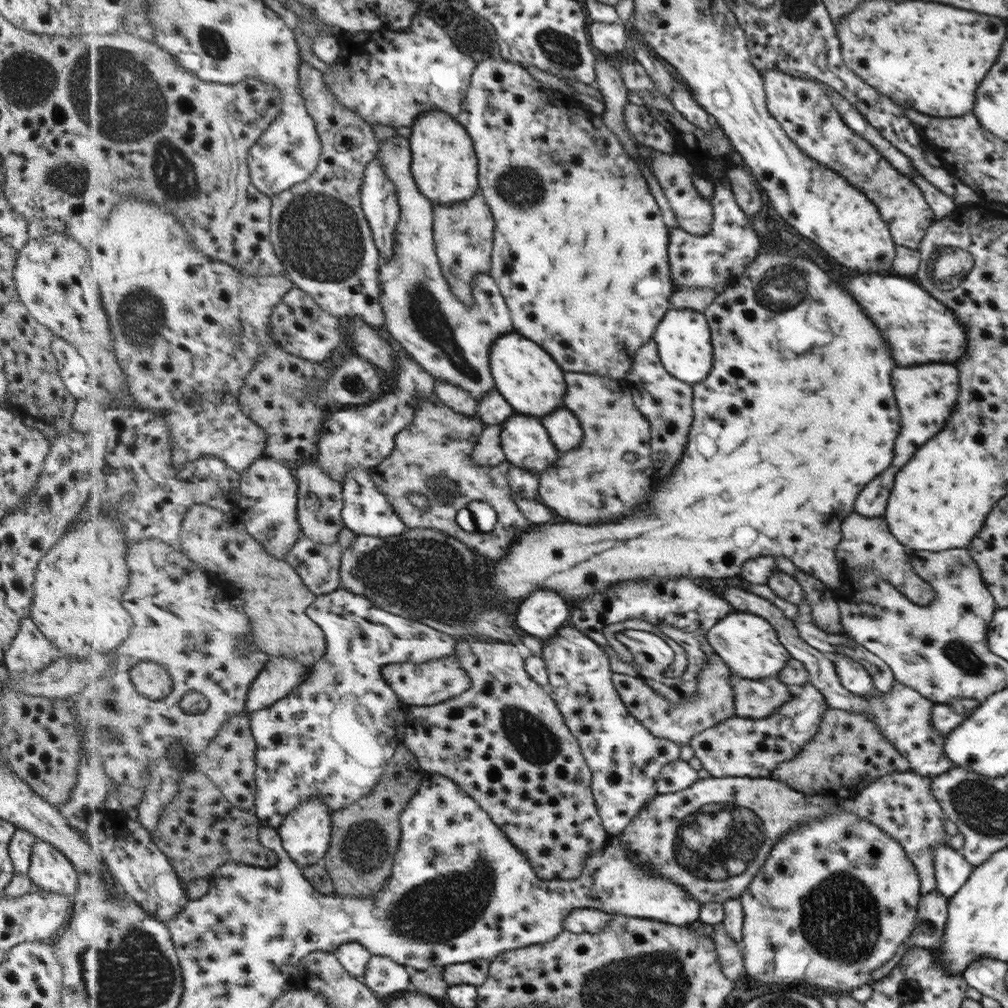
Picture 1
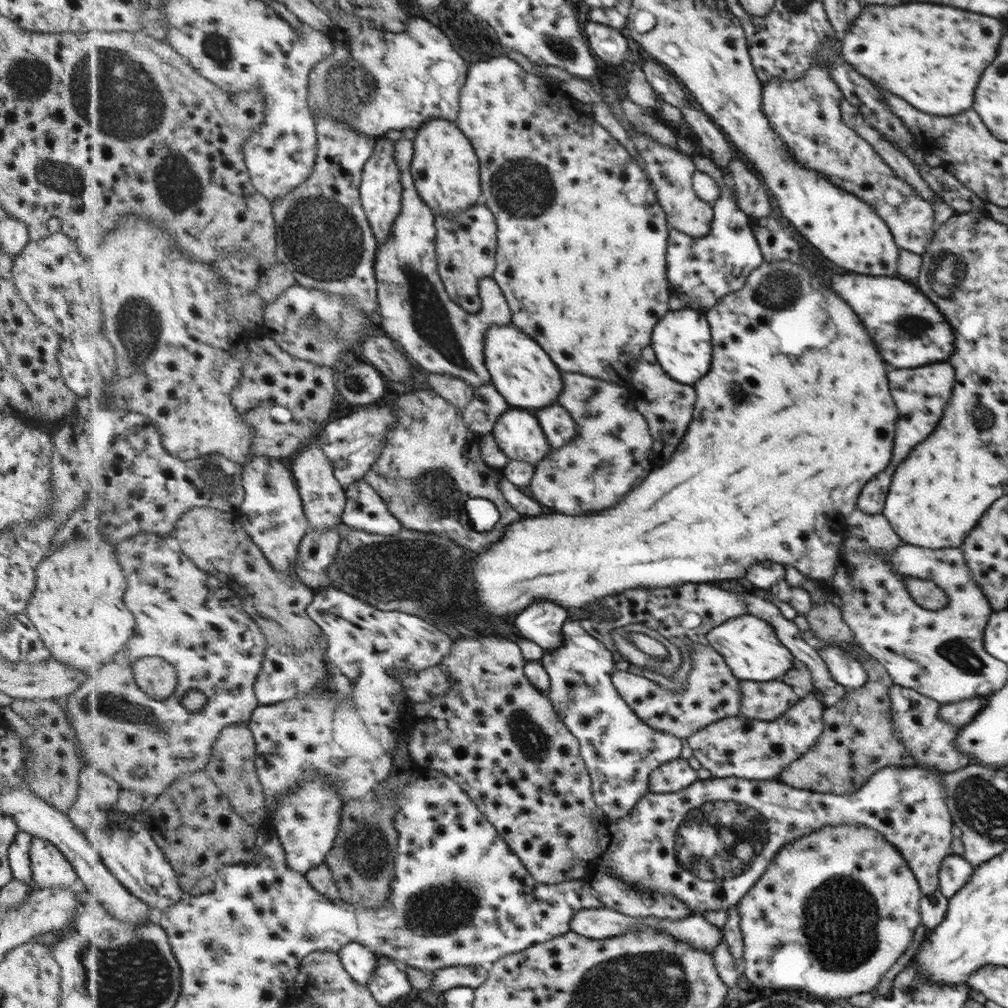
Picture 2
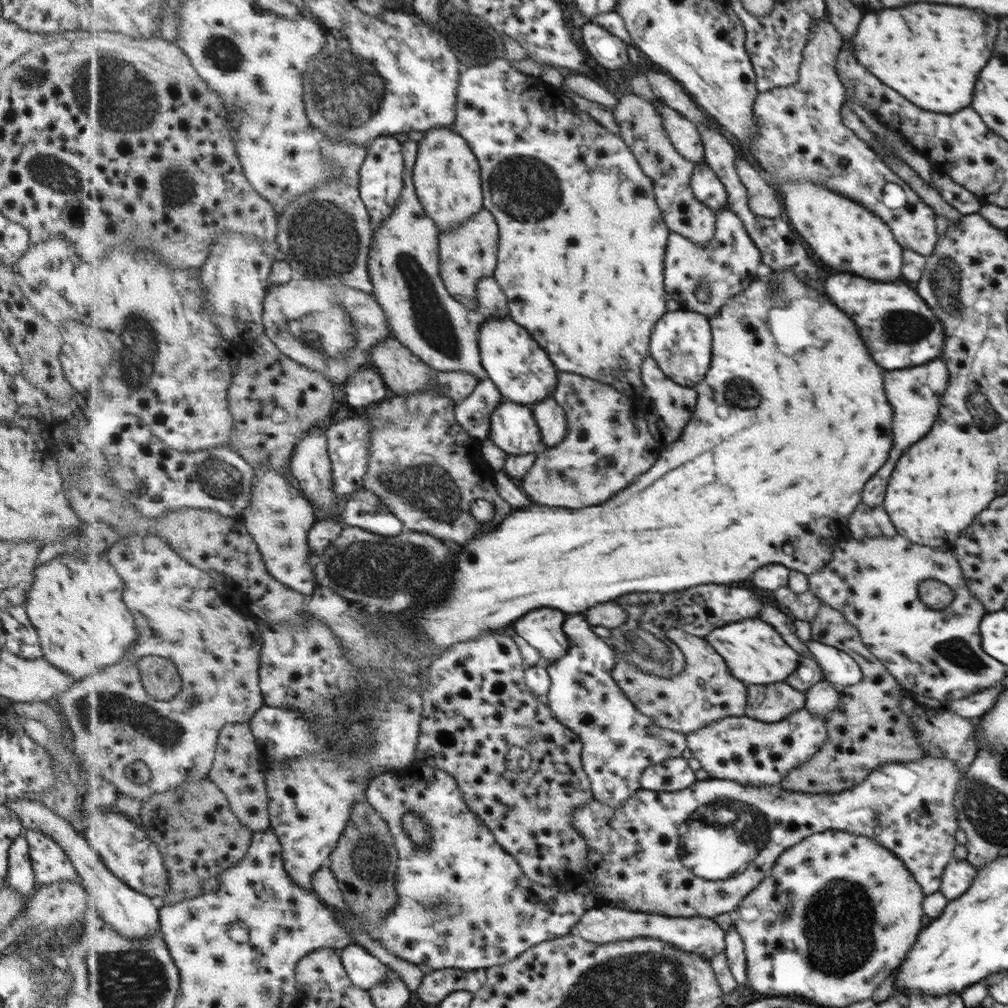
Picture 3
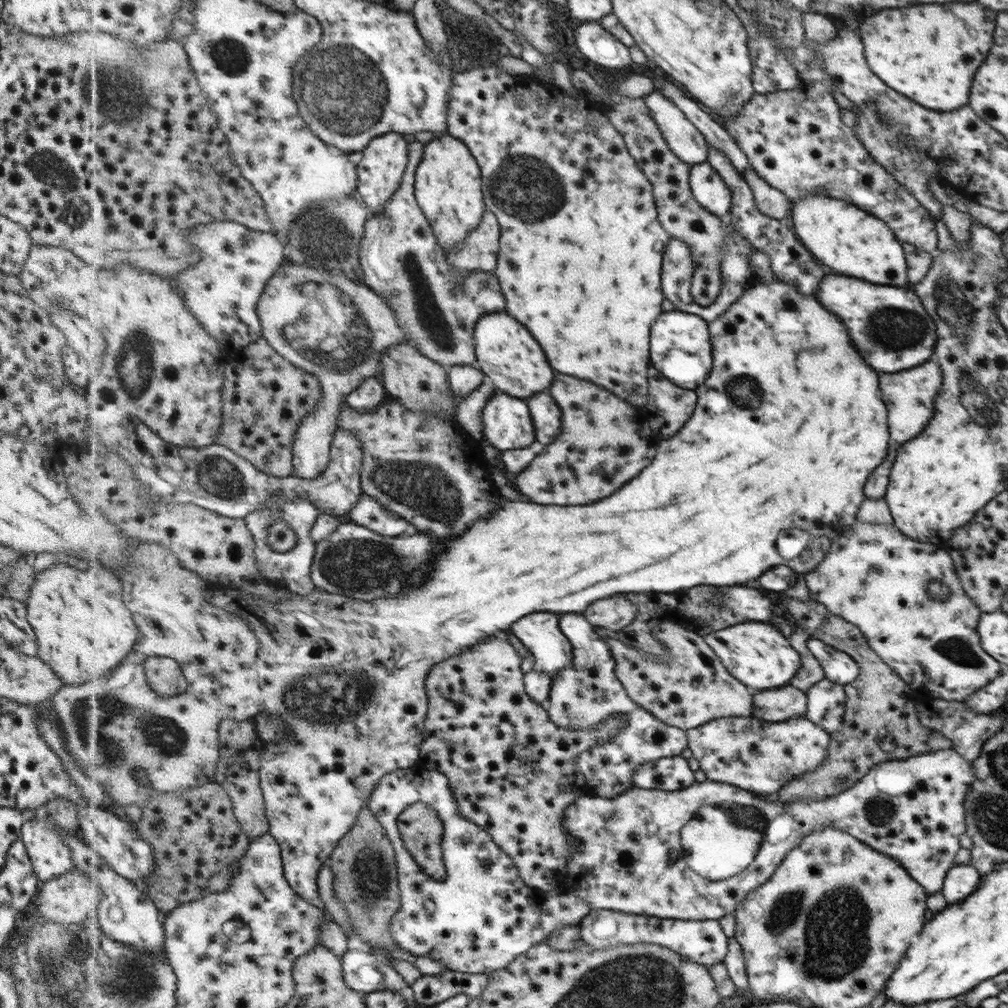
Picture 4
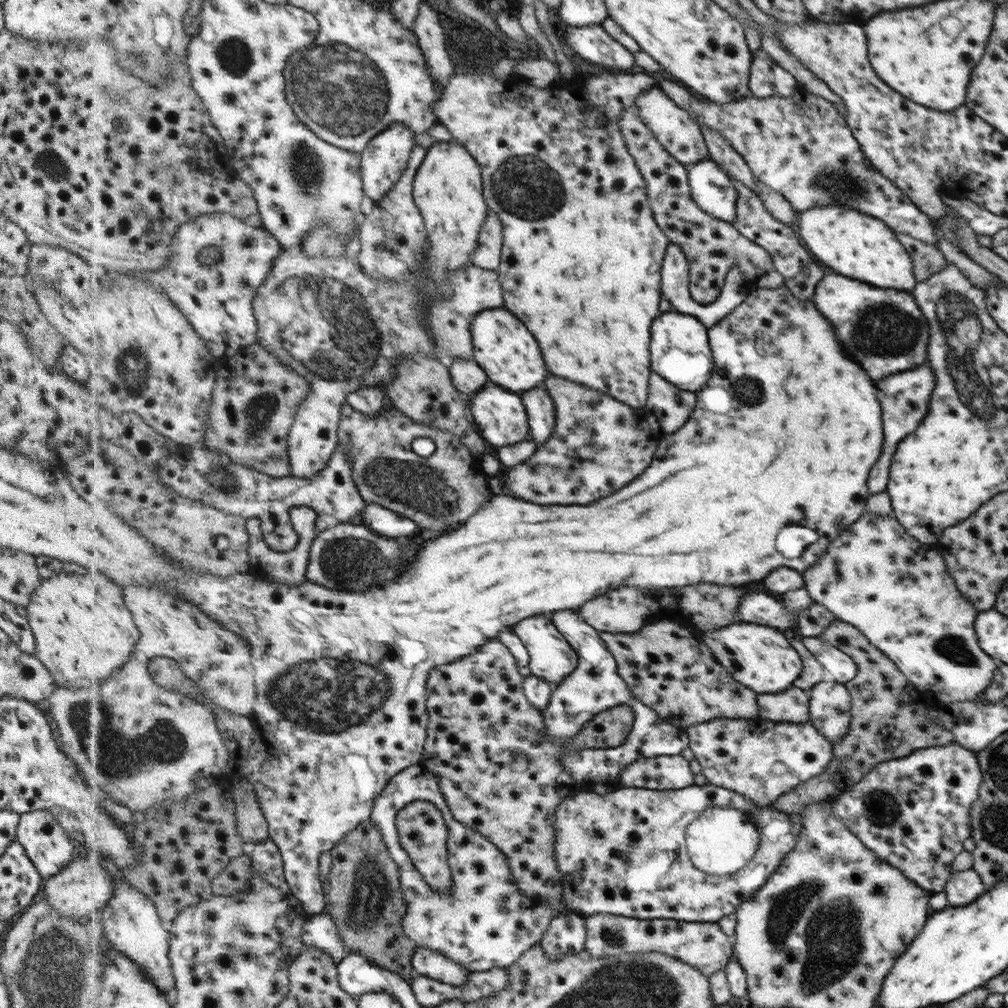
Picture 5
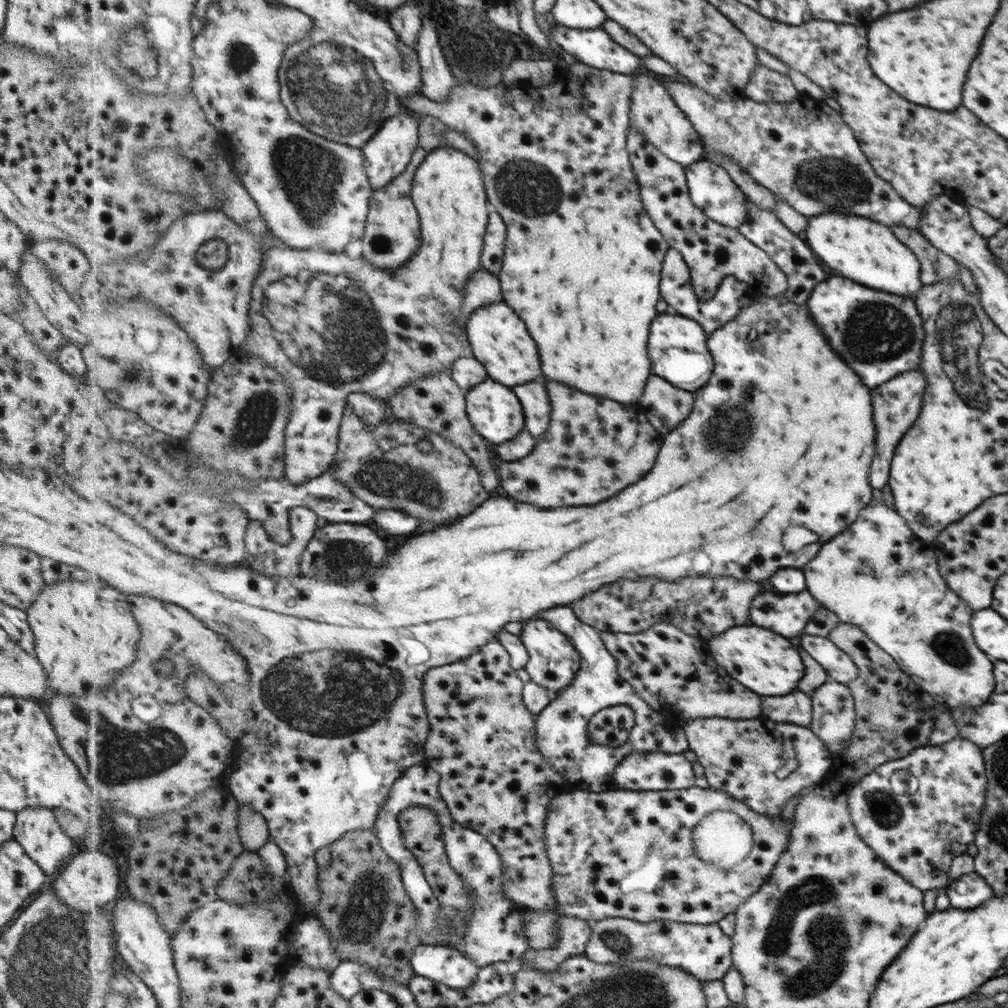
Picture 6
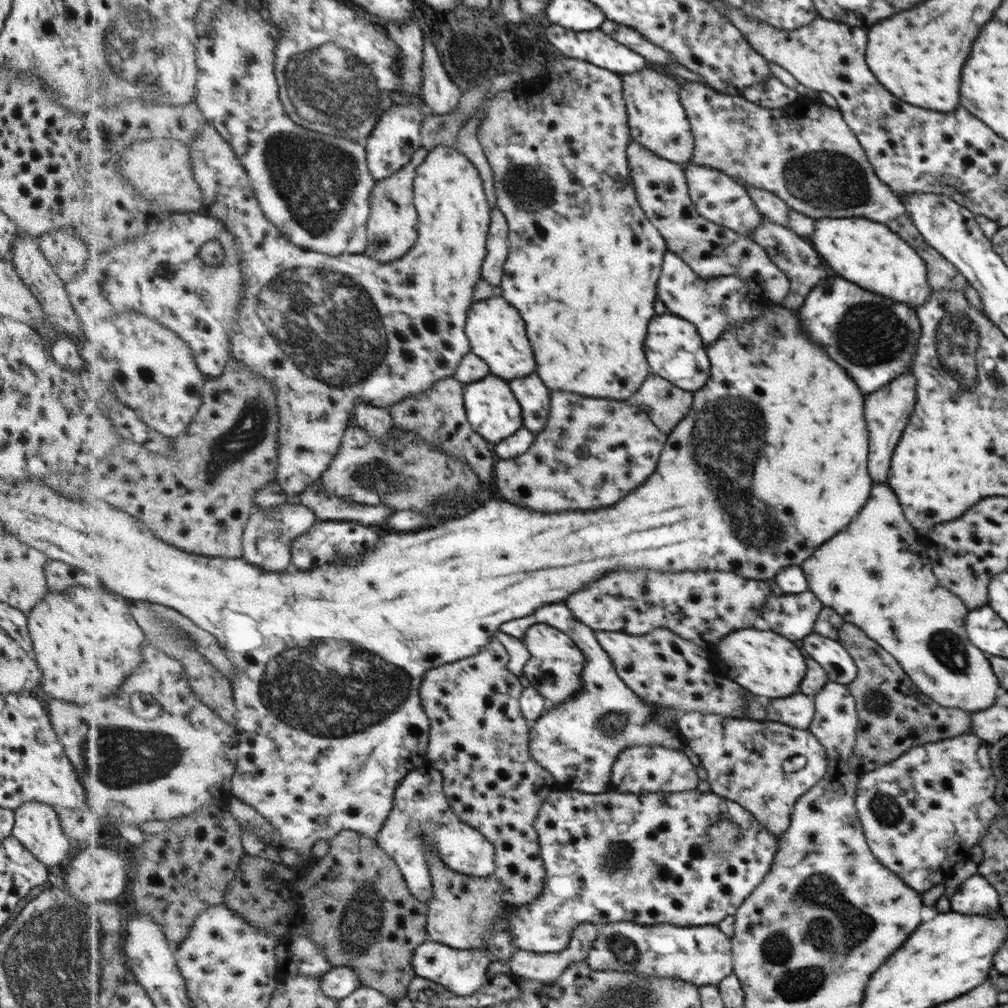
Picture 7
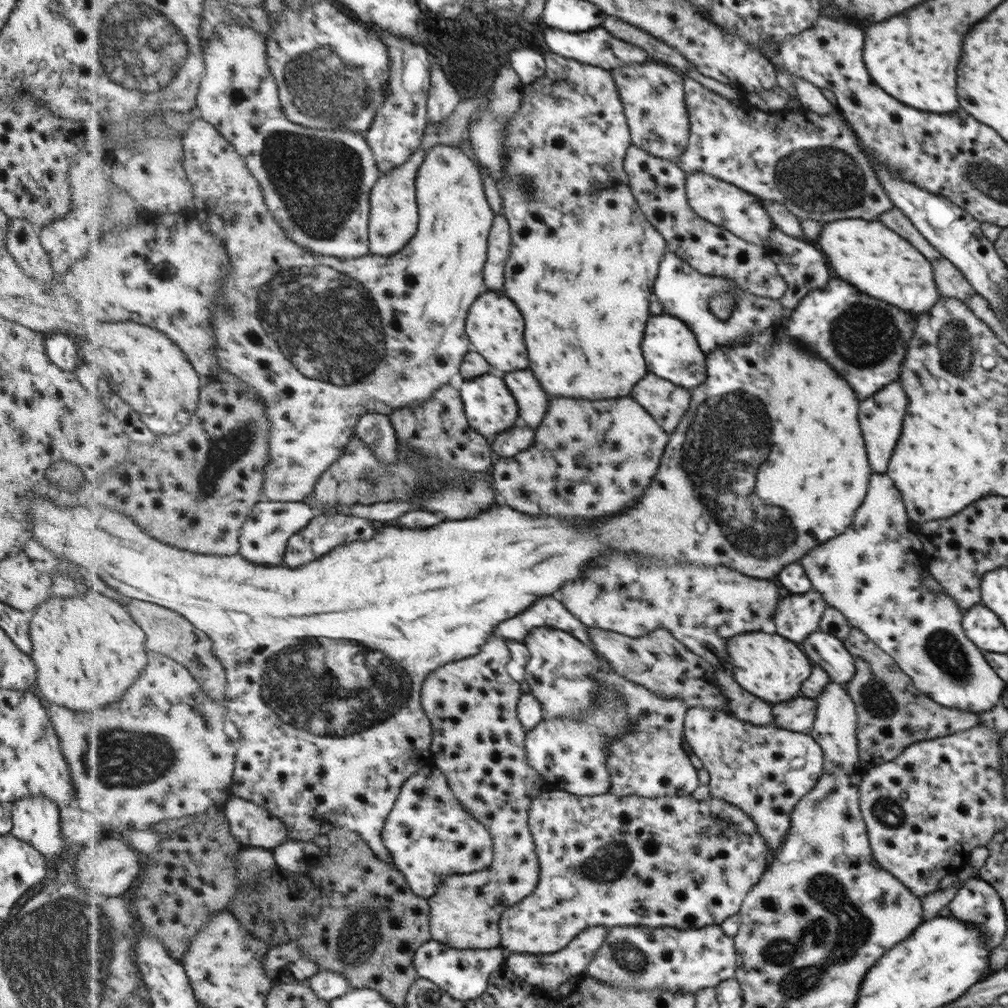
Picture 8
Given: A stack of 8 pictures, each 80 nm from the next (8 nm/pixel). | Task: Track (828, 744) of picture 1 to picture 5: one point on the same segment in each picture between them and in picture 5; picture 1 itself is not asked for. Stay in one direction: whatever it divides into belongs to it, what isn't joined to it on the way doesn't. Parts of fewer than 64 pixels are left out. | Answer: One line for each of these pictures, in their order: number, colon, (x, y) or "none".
2: (857, 740)
3: (866, 729)
4: (879, 723)
5: (887, 721)

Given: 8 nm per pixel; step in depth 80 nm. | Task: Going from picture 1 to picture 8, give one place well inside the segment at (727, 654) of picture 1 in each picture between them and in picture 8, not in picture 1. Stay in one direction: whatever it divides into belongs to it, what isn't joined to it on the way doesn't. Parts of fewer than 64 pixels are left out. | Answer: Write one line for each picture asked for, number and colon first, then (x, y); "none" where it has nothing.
2: (751, 648)
3: (756, 654)
4: (758, 655)
5: (758, 656)
6: (765, 662)
7: (765, 663)
8: (769, 666)

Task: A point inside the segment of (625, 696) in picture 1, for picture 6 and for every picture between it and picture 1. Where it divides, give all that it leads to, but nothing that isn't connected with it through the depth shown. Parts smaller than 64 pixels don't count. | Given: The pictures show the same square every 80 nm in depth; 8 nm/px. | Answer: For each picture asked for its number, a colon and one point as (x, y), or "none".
2: (713, 693)
3: (706, 691)
4: (696, 687)
5: (670, 669)
6: (673, 672)

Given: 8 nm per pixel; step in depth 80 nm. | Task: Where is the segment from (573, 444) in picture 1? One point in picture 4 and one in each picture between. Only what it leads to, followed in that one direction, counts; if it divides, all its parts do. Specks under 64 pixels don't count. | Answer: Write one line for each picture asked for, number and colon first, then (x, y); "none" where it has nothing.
2: (560, 427)
3: (552, 418)
4: (545, 409)

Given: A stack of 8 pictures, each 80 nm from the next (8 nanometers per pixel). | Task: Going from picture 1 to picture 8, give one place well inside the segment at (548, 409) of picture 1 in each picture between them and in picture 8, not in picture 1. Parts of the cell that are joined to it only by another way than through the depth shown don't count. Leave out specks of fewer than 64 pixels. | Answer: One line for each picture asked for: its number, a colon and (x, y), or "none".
2: (524, 373)
3: (522, 370)
4: (508, 354)
5: (507, 351)
6: (499, 338)
7: (497, 333)
8: (495, 326)

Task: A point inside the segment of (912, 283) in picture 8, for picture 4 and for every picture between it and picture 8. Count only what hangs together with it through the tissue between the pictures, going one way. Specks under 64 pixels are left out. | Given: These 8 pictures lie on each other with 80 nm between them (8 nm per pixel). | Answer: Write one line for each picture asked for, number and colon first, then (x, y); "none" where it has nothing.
4: (850, 241)
5: (851, 243)
6: (860, 249)
7: (869, 253)

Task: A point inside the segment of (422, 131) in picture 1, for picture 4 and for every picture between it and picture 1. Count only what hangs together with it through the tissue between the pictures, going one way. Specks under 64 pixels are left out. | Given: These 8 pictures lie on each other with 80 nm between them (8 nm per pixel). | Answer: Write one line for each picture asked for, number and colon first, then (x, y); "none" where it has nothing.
2: (446, 168)
3: (448, 177)
4: (449, 189)

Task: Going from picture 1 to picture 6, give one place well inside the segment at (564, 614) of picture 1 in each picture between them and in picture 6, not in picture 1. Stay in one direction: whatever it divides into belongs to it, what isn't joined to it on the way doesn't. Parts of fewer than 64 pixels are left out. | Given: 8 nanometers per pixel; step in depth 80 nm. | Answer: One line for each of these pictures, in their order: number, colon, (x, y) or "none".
2: (543, 623)
3: (543, 628)
4: (541, 633)
5: (552, 656)
6: (554, 662)

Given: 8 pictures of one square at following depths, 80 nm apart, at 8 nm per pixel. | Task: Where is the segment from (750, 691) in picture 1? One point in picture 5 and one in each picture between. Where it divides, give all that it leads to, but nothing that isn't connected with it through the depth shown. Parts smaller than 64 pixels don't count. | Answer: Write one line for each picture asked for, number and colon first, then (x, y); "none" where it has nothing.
2: (765, 701)
3: (771, 703)
4: (779, 704)
5: (792, 706)

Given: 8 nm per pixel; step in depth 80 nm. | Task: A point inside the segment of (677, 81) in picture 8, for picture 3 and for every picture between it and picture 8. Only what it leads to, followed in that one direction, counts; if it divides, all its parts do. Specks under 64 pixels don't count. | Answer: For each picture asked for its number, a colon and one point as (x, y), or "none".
3: (685, 135)
4: (688, 142)
5: (674, 126)
6: (654, 112)
7: (659, 121)

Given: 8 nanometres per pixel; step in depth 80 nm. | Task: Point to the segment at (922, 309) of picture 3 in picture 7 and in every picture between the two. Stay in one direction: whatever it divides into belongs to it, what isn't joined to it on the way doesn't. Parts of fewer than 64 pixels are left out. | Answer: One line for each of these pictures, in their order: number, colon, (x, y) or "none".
4: (865, 309)
5: (885, 328)
6: (880, 336)
7: (874, 338)

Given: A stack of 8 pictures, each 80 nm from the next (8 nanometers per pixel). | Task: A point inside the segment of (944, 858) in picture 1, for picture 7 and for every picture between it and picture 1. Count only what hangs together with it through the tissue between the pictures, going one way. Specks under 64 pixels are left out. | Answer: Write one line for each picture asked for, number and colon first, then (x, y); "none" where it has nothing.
2: (955, 871)
3: (957, 877)
4: (961, 880)
5: (962, 887)
6: (968, 891)
7: (975, 896)

